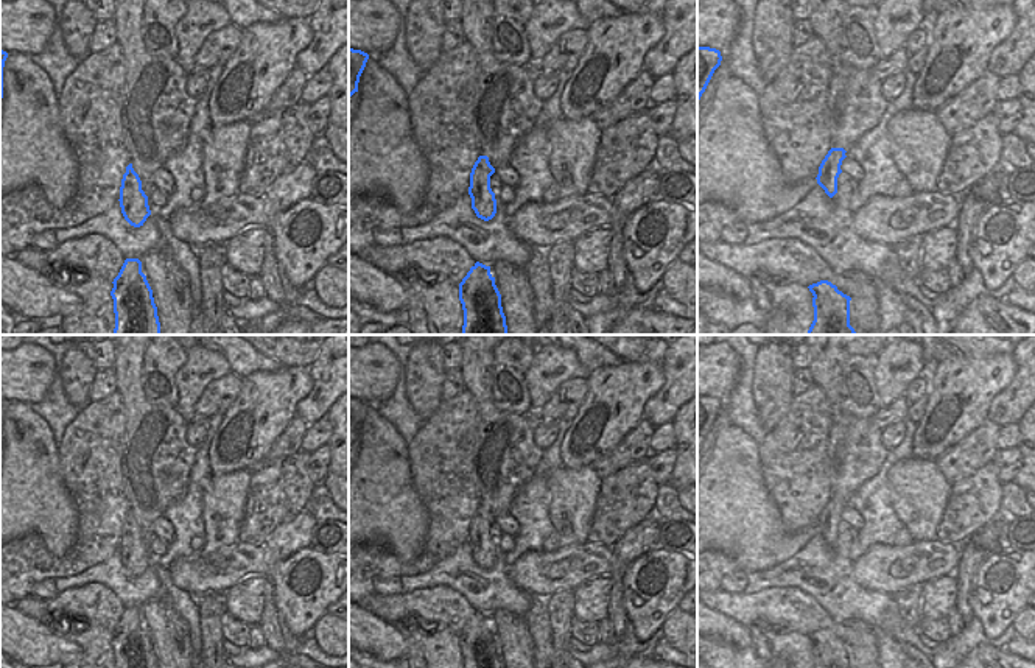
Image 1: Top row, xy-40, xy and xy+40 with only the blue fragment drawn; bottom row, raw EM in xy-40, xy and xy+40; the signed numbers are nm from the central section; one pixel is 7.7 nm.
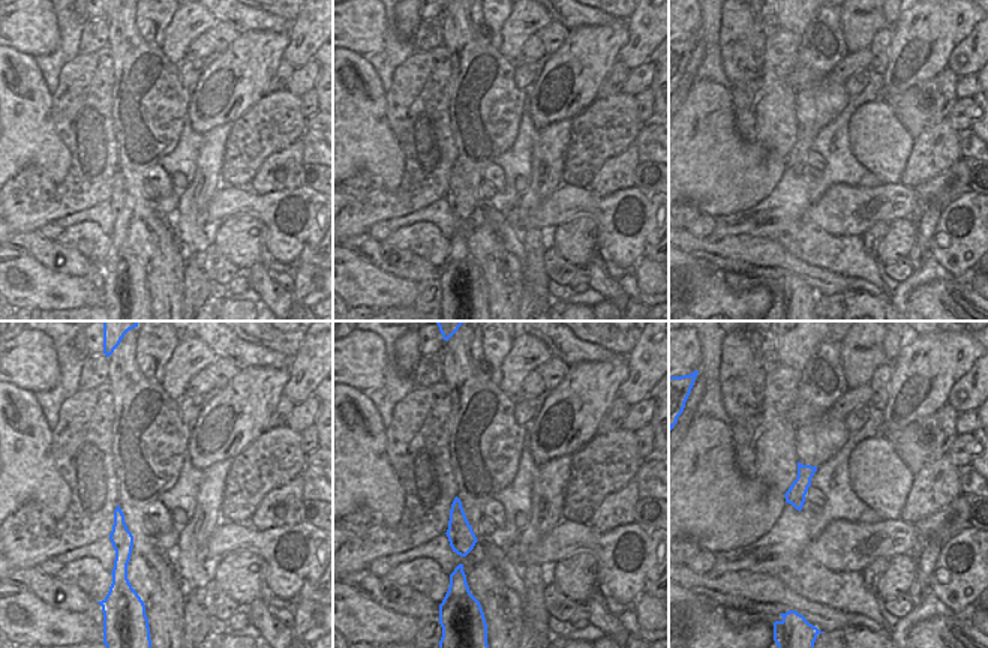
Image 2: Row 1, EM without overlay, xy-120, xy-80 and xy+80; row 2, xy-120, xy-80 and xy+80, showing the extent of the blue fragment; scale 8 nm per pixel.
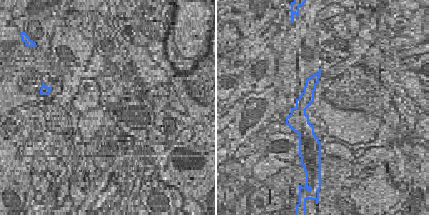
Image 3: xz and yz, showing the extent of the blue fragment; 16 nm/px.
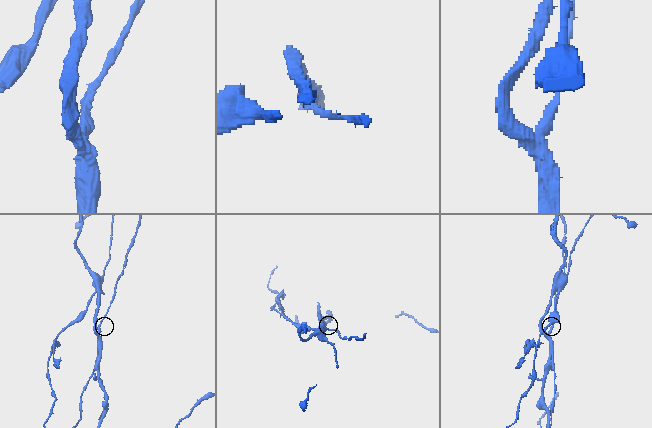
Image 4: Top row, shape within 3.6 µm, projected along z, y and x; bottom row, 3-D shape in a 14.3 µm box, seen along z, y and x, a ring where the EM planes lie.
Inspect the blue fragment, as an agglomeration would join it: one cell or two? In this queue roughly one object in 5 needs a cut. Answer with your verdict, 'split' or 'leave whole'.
split

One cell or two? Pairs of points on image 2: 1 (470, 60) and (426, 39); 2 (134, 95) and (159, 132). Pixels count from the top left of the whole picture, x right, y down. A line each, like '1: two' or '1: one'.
1: two
2: one

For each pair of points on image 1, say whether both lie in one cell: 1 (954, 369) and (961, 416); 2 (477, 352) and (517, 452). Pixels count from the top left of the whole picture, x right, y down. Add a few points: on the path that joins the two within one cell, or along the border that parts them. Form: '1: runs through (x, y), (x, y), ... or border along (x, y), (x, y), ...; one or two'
1: runs through (956, 380), (971, 396), (965, 405); one
2: runs through (477, 379), (484, 404), (511, 425); one

